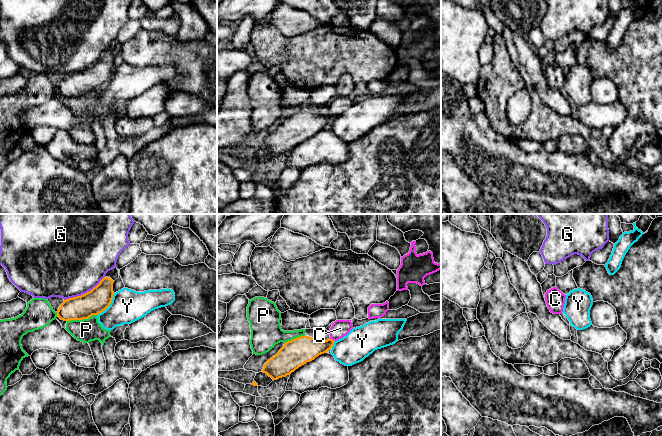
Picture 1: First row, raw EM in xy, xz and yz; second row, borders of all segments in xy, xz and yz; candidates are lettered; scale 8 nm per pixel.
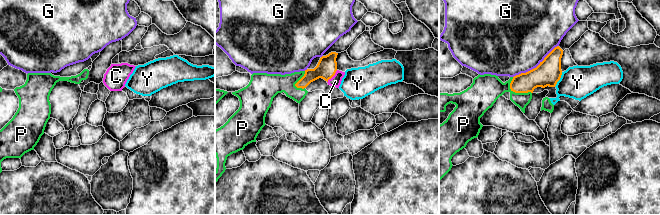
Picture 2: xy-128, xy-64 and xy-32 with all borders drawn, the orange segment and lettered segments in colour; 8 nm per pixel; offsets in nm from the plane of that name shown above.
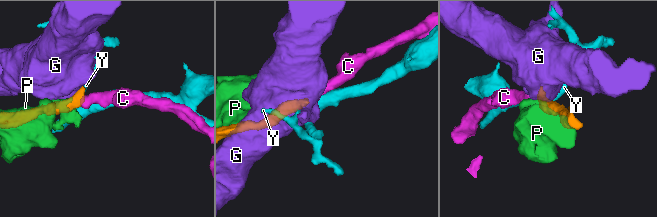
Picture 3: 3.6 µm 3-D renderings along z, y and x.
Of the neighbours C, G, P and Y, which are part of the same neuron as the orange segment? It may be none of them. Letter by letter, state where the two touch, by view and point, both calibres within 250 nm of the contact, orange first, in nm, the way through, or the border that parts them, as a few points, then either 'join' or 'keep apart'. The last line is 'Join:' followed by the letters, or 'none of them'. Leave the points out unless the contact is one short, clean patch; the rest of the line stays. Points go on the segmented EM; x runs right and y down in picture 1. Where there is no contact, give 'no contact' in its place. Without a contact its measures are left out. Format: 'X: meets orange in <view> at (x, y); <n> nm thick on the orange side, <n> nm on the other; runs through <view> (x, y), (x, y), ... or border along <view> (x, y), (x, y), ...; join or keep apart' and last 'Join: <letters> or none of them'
C: meets orange in xz at (331, 339); 220 nm thick on the orange side, 140 nm on the other; runs through xz (303, 349), (323, 346), (331, 339), (340, 328); join
G: meets orange in xy at (85, 293); 200 nm thick on the orange side, 500 nm on the other; keep apart
P: meets orange in xy at (82, 319); 200 nm thick on the orange side, 190 nm on the other; keep apart
Y: meets orange in xy at (109, 305); 200 nm thick on the orange side, 260 nm on the other; border along xy (114, 293), (111, 303), (97, 314); keep apart
Join: C

